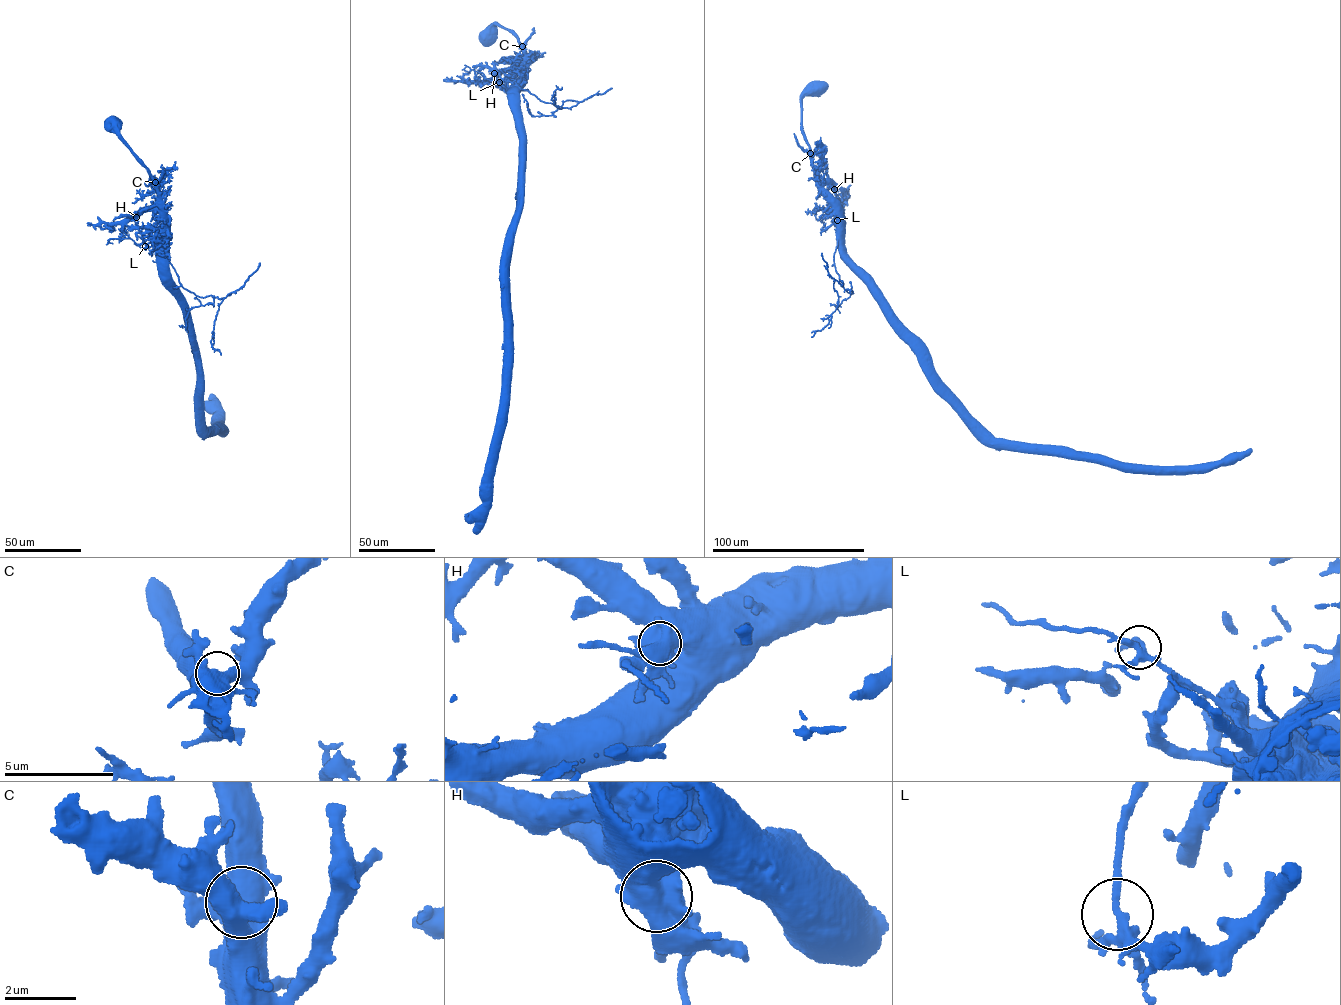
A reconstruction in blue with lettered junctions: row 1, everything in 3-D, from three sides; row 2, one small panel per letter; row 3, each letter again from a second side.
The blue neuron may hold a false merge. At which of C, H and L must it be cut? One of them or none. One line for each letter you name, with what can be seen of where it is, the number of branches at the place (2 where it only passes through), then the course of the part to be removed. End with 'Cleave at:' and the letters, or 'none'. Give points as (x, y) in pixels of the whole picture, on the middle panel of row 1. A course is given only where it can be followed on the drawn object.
H: Place: (494, 73). Branches: 4. Course of the part to remove: (494, 73), (506, 88), (517, 85), (560, 108), (576, 105), (570, 100), (556, 106), (551, 99), (562, 87)
Cleave at: H

